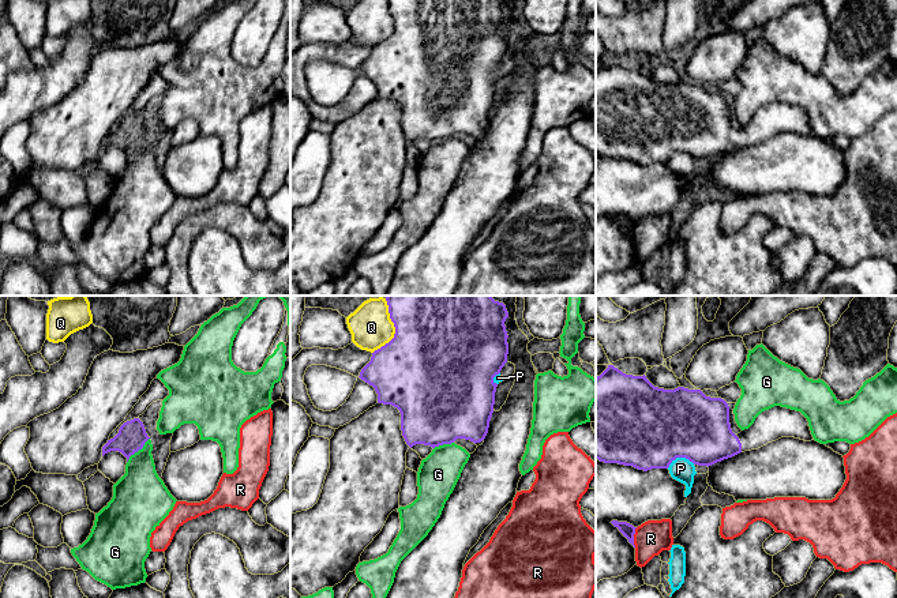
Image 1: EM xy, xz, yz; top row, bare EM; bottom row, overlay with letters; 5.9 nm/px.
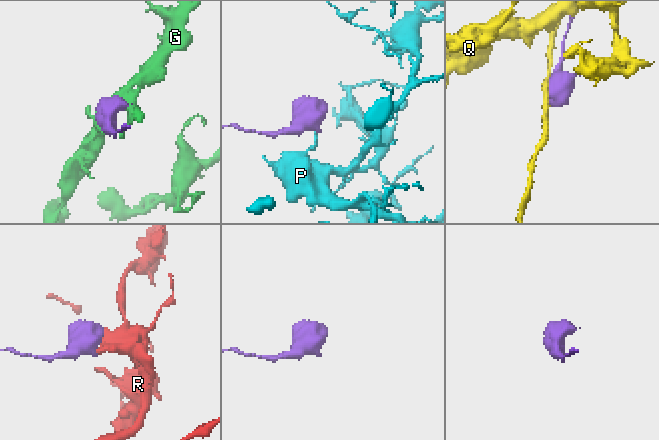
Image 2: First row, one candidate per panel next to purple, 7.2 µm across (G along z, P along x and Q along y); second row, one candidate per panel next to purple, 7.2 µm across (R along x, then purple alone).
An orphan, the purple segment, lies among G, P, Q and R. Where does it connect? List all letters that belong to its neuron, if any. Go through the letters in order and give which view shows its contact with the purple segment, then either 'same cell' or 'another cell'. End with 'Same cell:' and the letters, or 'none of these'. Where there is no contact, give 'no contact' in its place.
G: xy | another cell
P: yz | another cell
Q: xz | another cell
R: yz | another cell
Same cell: none of these

